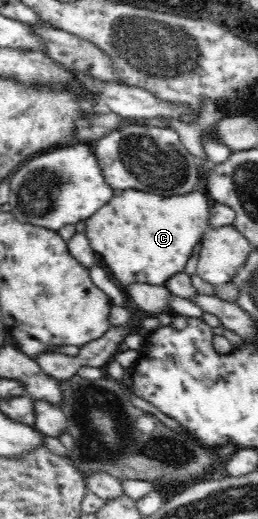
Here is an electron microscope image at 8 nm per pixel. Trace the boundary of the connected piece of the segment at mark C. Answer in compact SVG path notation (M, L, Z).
M126 189L124 193L116 195L110 201L110 205L101 207L88 219L85 219L85 234L94 253L106 262L105 269L120 290L124 291L128 285L144 283L156 286L165 286L170 277L176 273L184 273L185 266L190 259L194 247L200 243L202 234L207 230L210 217L210 205L212 201L204 191L192 191L188 195L168 195L138 191L137 189Z

